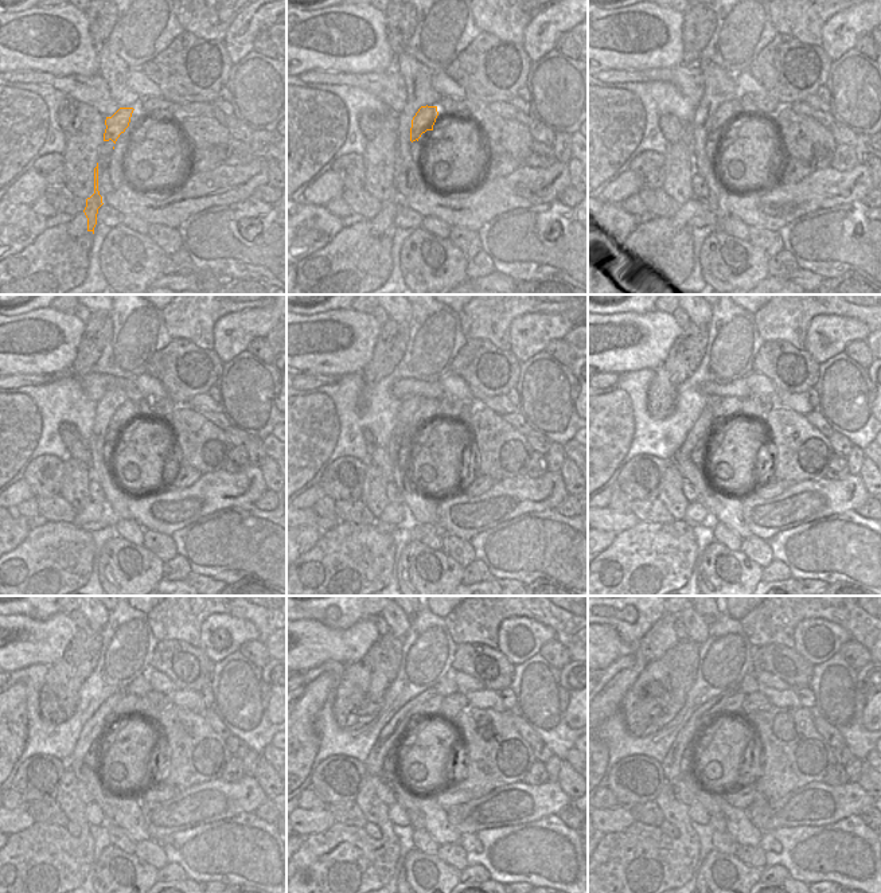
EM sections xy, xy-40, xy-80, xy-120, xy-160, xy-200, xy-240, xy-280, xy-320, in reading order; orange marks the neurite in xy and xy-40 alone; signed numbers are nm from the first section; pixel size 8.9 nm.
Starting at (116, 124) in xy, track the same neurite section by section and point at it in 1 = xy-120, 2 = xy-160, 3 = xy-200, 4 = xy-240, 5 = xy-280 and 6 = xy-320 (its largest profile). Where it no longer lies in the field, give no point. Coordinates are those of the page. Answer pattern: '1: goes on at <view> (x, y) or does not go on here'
1: goes on at xy-120 (125, 413)
2: goes on at xy-160 (428, 409)
3: goes on at xy-200 (724, 409)
4: goes on at xy-240 (121, 706)
5: goes on at xy-280 (428, 702)
6: goes on at xy-320 (729, 702)

